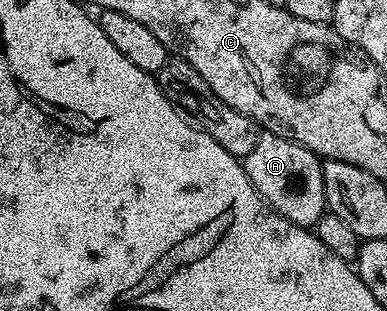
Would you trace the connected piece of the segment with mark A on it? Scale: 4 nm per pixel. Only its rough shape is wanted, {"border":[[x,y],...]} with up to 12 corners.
{"border":[[261,132],[242,164],[290,223],[324,216],[324,166],[305,145]]}

